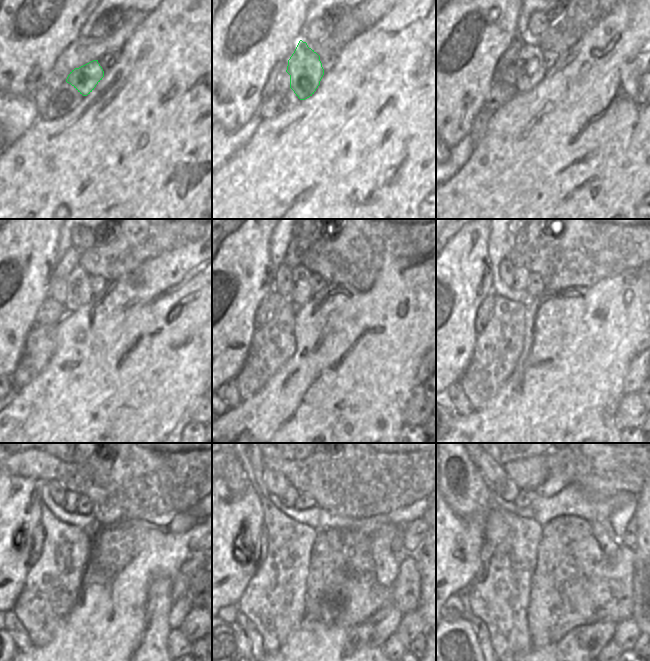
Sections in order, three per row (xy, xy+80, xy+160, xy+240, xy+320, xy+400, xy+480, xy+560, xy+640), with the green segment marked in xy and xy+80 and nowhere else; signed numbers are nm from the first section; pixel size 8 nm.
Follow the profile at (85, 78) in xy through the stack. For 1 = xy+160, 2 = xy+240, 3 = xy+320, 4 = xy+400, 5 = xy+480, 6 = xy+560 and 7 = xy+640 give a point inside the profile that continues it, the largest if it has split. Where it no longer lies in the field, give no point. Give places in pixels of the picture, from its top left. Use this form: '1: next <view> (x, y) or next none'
1: next xy+160 (529, 65)
2: next xy+240 (79, 291)
3: next xy+320 (301, 291)
4: next xy+400 (521, 275)
5: next xy+480 (69, 504)
6: next xy+560 (289, 498)
7: next xy+640 (506, 489)

